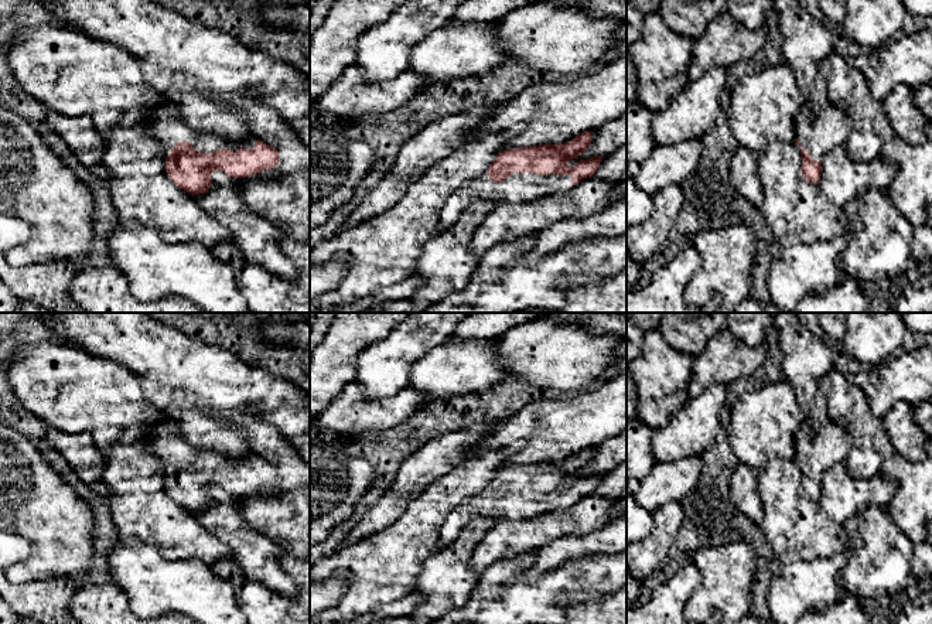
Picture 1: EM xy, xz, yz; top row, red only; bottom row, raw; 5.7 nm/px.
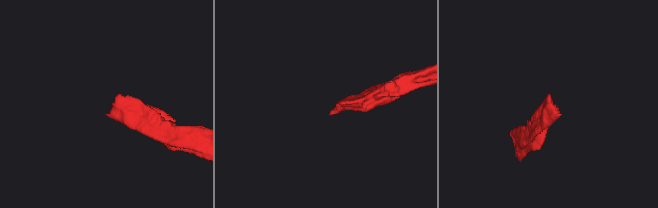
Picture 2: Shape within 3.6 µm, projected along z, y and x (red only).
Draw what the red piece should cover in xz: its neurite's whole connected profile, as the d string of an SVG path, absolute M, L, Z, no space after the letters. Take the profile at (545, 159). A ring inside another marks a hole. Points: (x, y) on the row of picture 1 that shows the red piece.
M584 132L563 144L518 147L498 153L485 173L448 197L438 232L453 226L461 212L475 201L488 201L495 207L515 205L567 190L593 175L604 157L567 166L569 160L588 149L591 139L593 132Z

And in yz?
M806 103L795 119L795 144L800 149L802 177L810 184L819 184L822 160L837 144L844 144L851 122L846 110L827 103L815 112Z

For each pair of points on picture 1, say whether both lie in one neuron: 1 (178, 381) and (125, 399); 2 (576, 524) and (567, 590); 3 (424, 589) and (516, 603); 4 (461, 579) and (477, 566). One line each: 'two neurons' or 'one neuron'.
1: two neurons
2: two neurons
3: two neurons
4: two neurons

